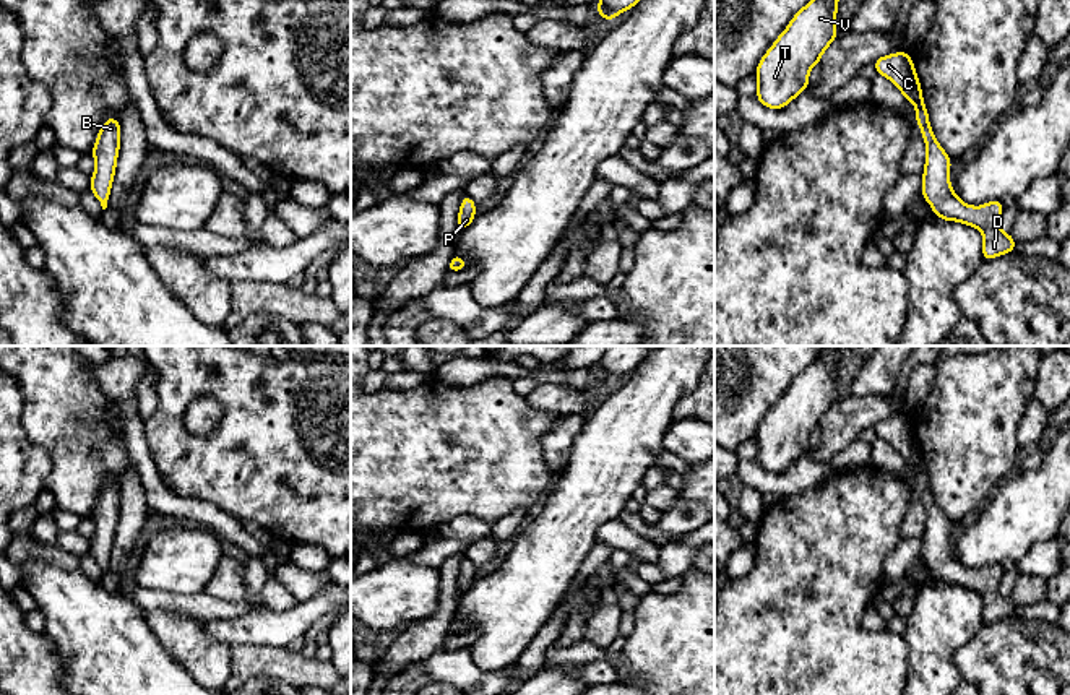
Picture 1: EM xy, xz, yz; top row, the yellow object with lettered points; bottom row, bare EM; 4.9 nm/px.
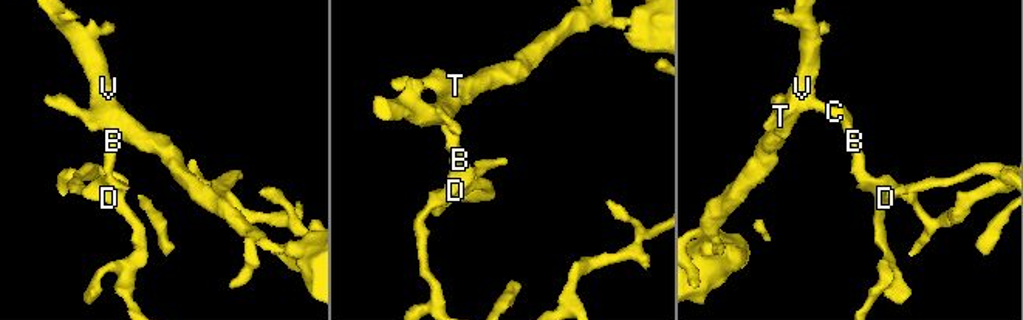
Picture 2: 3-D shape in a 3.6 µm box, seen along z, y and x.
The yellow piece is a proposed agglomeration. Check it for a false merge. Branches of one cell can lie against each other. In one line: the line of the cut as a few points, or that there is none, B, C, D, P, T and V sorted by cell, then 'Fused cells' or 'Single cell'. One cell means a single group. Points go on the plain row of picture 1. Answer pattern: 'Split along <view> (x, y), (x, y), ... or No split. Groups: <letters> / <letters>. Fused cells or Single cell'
No split. Groups: B C D P T V. Single cell

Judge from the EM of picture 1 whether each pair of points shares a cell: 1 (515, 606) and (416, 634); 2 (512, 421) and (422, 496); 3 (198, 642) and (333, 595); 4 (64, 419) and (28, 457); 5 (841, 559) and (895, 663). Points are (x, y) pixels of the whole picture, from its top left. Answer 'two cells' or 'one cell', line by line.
1: two cells
2: one cell
3: two cells
4: two cells
5: one cell

